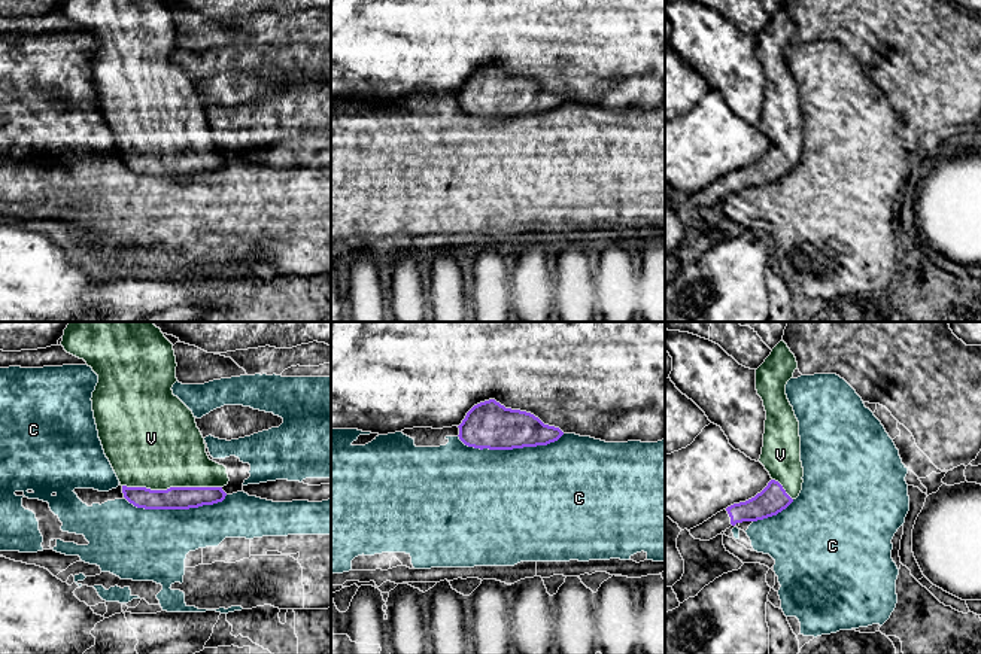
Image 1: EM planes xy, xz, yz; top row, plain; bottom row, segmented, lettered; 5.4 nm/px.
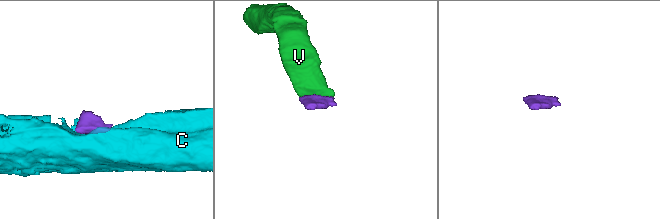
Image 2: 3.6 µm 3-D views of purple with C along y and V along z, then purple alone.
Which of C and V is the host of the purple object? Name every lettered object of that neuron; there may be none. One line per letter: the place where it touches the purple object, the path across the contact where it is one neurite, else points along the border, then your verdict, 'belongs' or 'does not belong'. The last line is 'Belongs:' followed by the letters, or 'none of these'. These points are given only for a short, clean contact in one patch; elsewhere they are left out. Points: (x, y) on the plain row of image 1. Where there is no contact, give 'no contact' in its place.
C: xz (510, 115) | does not belong
V: xy (172, 154) | across xy (175, 164), (172, 154), (172, 139), (155, 110) | belongs
Belongs: V

